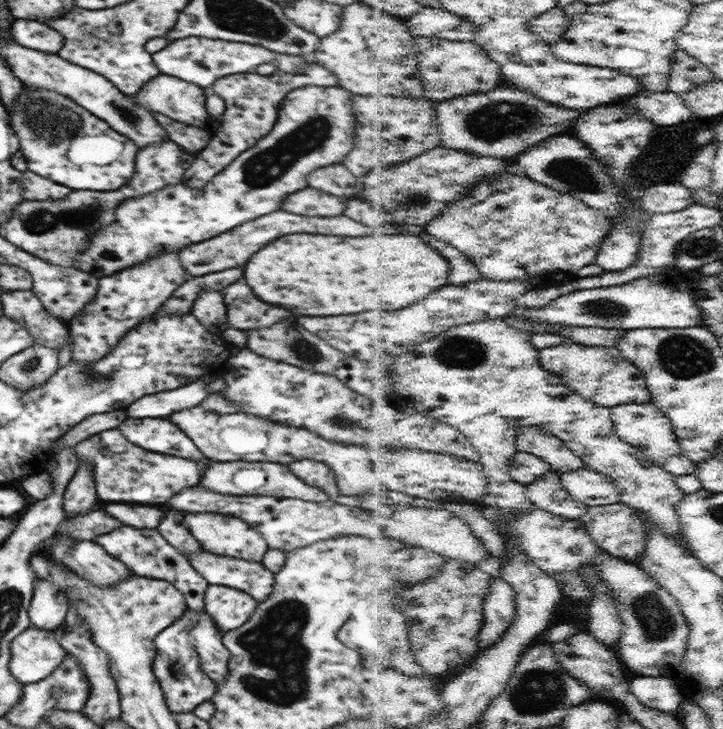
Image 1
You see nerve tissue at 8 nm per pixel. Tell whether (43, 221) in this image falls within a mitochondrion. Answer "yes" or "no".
yes

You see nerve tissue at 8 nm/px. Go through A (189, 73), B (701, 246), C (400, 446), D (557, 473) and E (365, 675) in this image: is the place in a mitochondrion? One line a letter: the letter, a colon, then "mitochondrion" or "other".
A: other
B: mitochondrion
C: other
D: other
E: other

